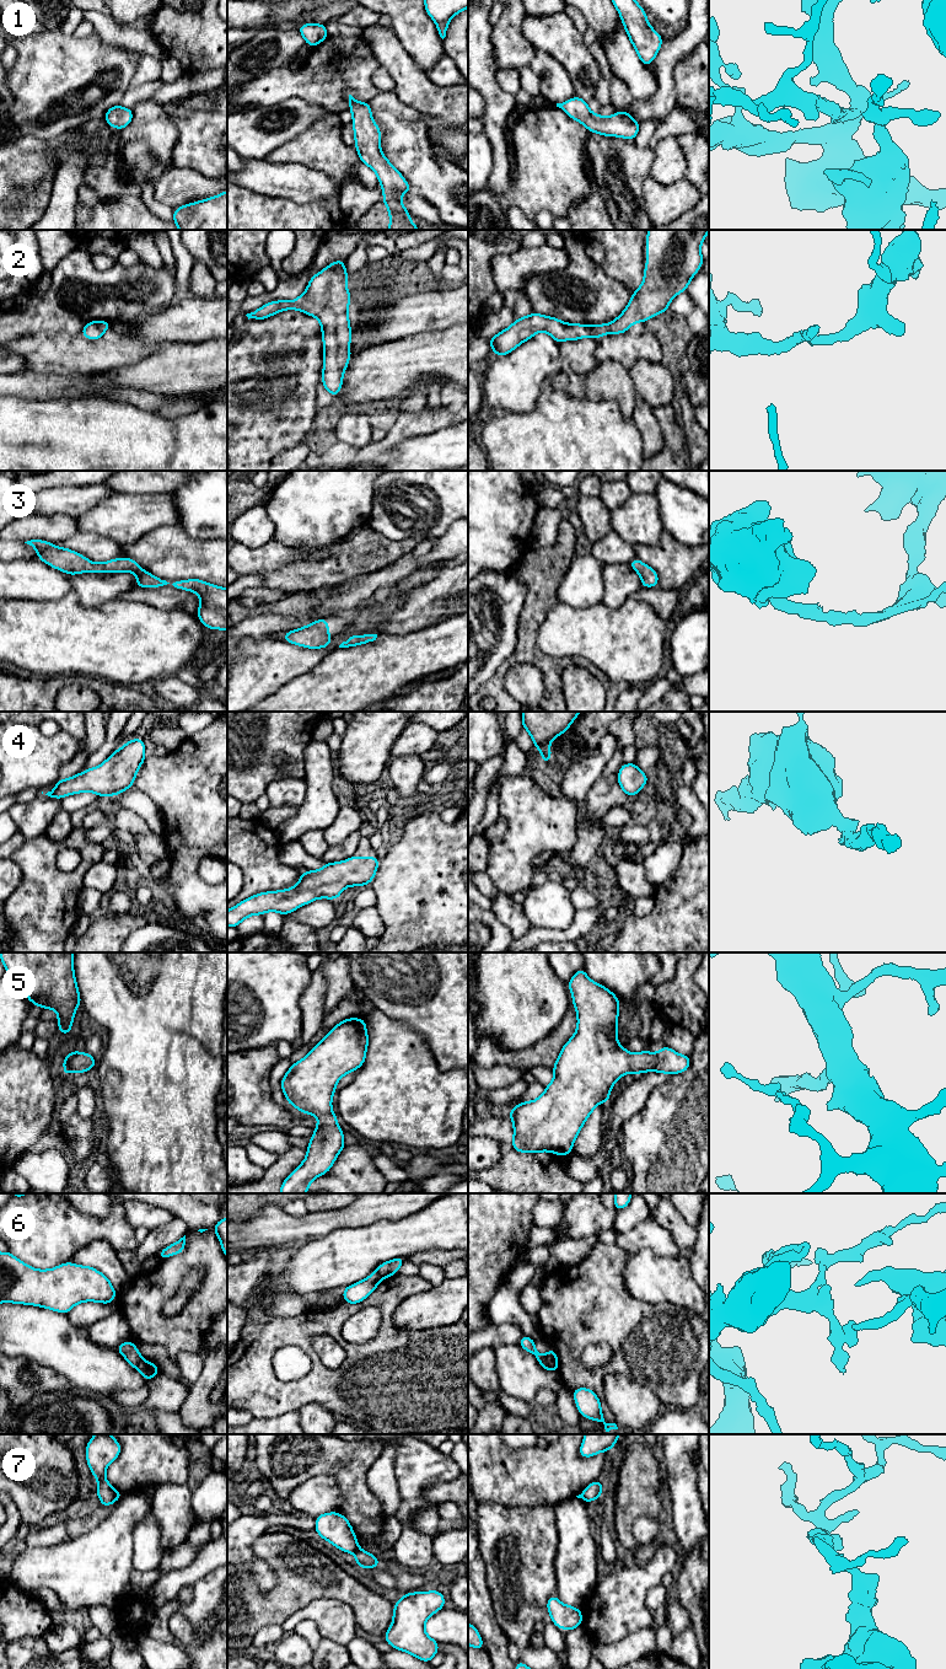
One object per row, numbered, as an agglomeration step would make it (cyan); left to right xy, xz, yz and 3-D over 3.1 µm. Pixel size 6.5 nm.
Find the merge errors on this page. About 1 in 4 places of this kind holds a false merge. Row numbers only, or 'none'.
6, 7

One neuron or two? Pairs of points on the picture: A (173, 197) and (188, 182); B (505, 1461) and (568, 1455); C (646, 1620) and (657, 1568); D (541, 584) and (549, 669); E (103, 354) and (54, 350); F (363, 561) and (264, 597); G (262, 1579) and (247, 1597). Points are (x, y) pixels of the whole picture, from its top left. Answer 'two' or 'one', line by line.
A: one
B: one
C: one
D: one
E: one
F: two
G: two

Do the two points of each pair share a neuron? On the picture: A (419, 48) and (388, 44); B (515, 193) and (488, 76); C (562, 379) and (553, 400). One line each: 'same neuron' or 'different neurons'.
A: different neurons
B: different neurons
C: different neurons

